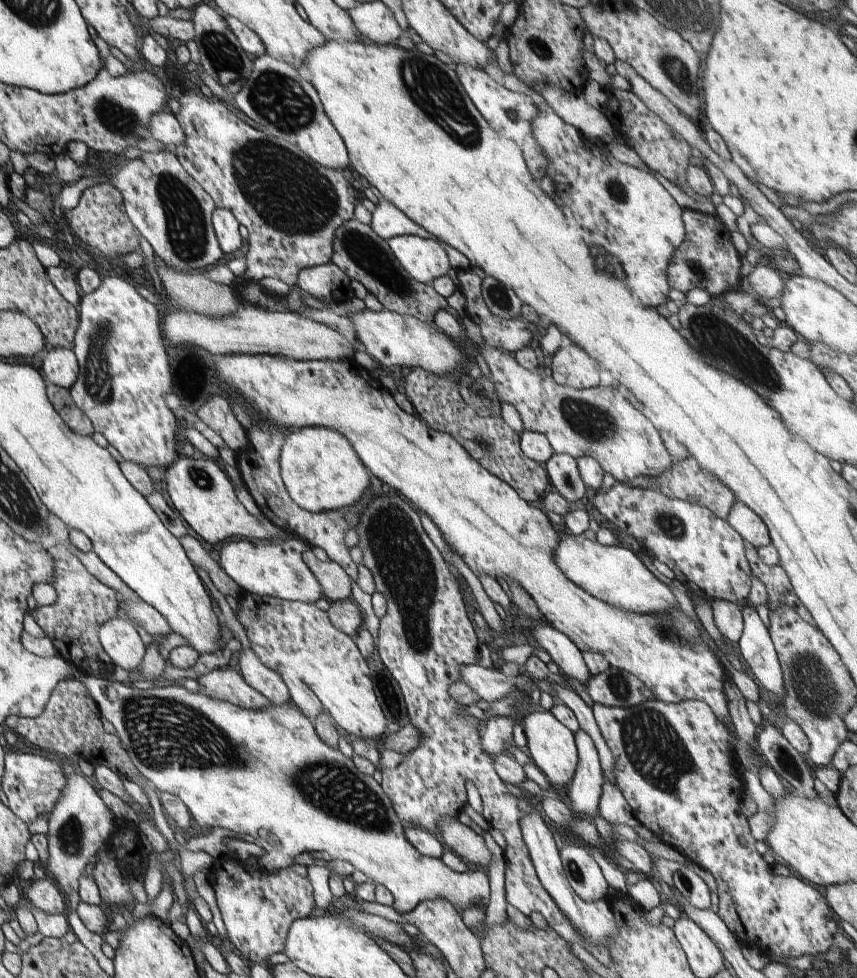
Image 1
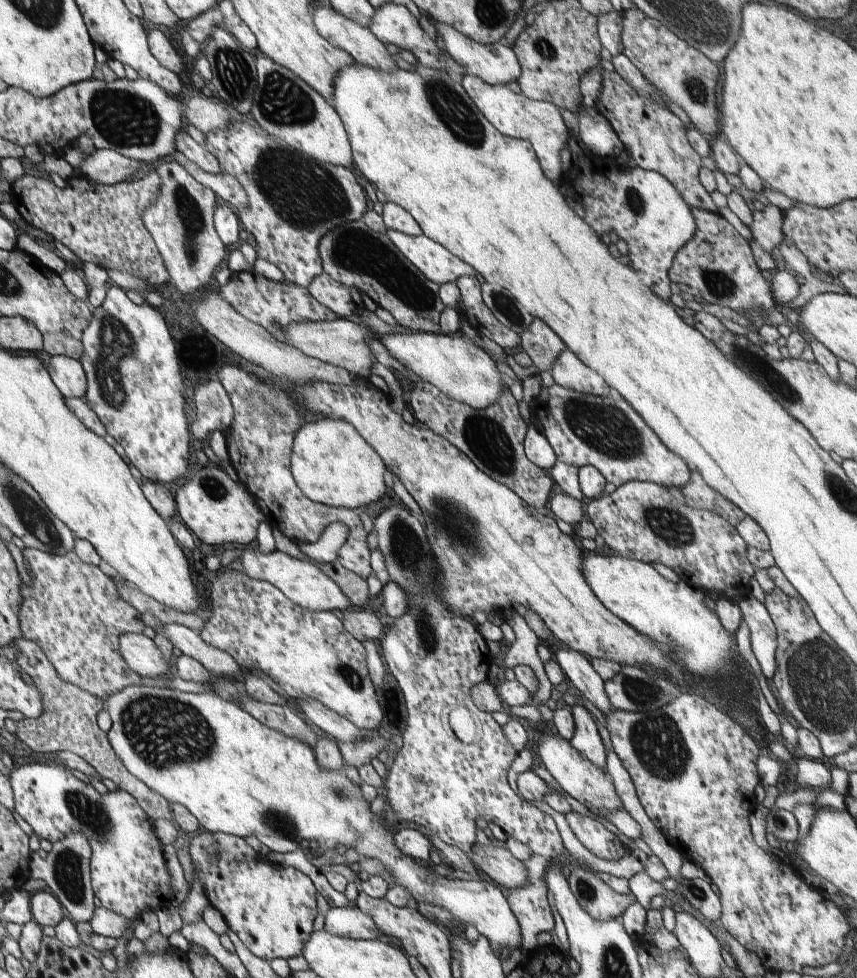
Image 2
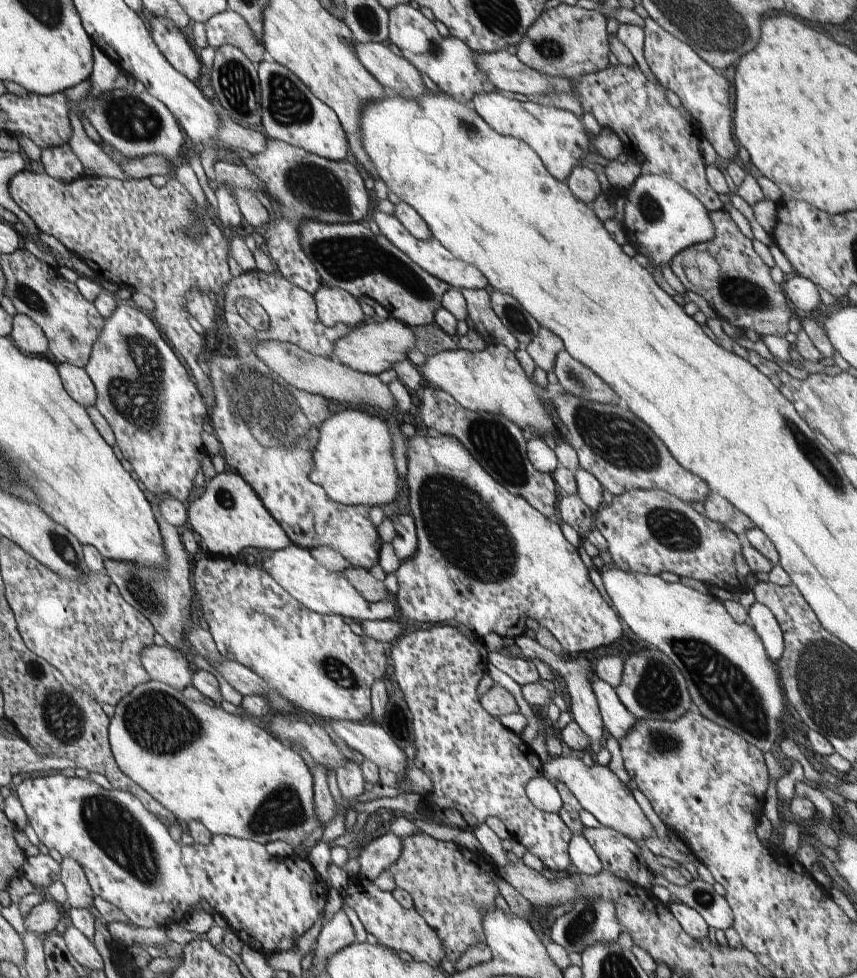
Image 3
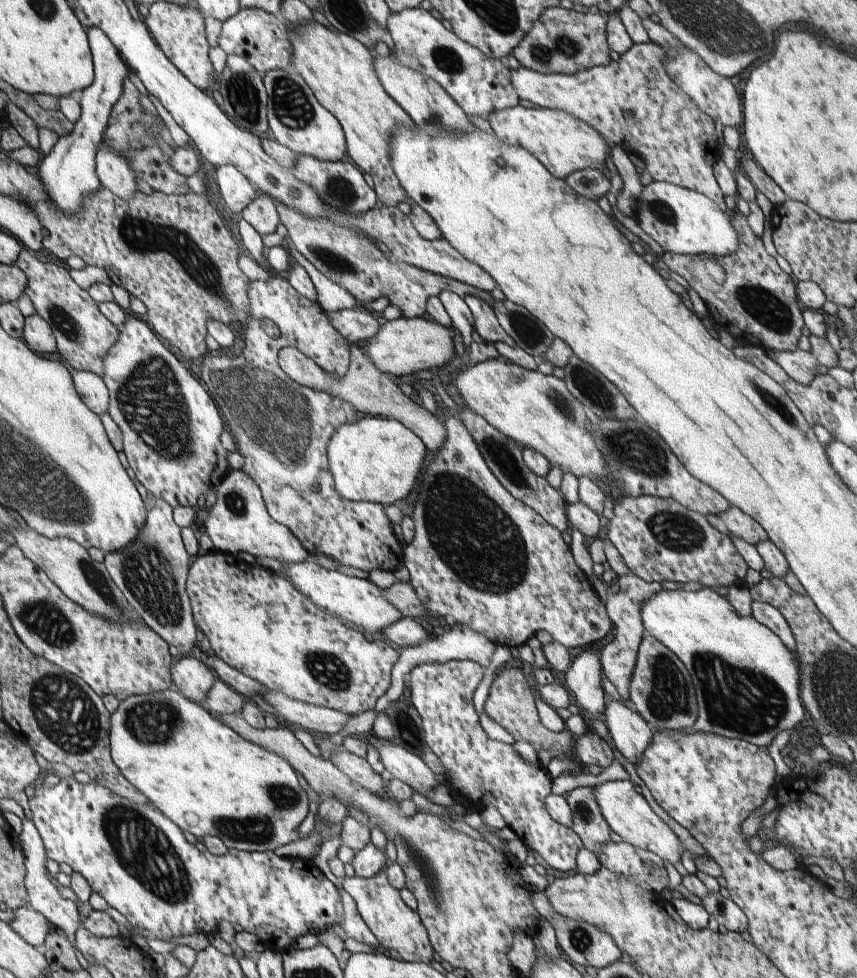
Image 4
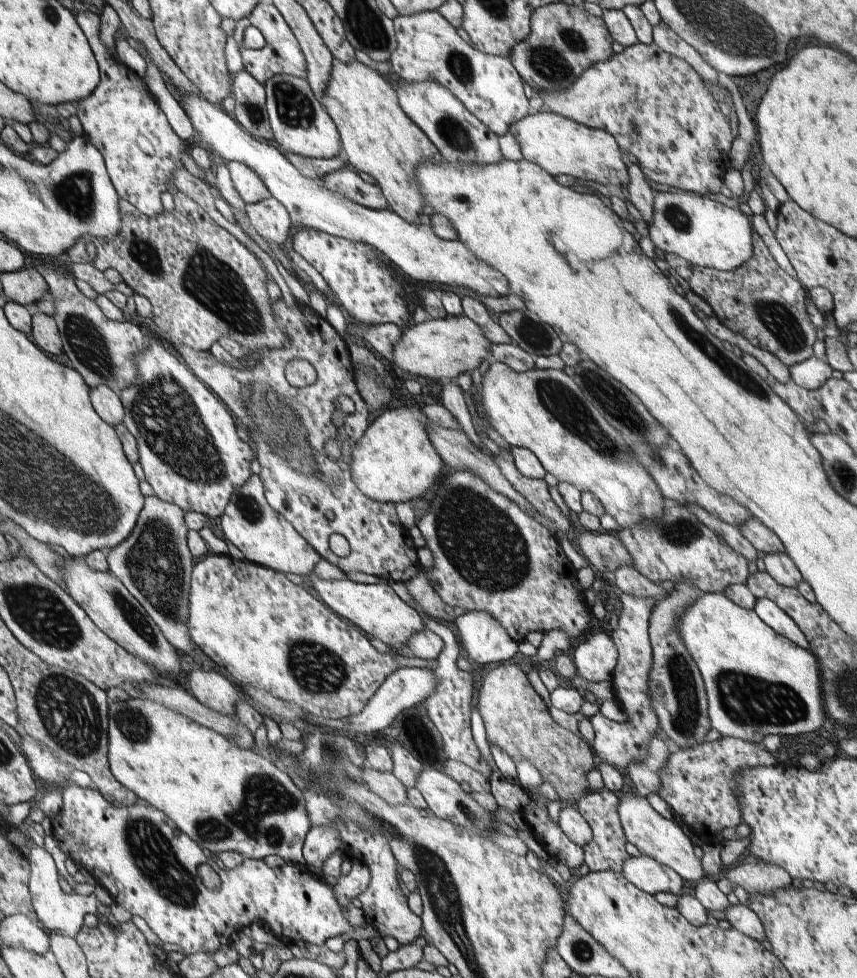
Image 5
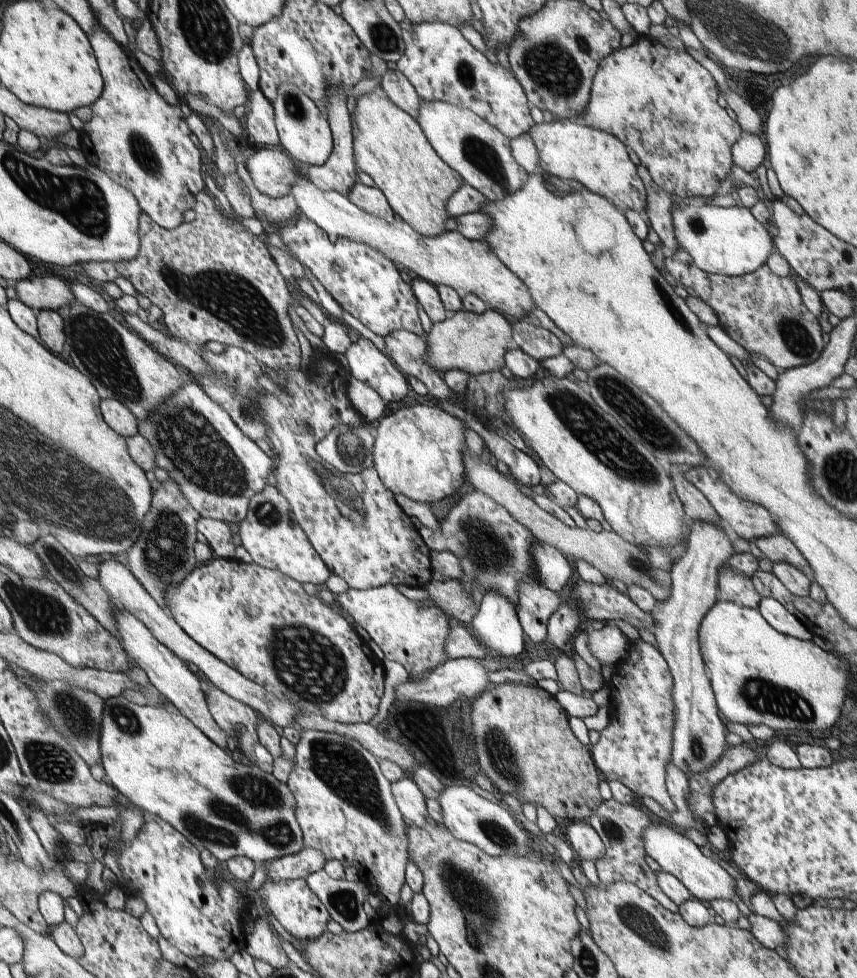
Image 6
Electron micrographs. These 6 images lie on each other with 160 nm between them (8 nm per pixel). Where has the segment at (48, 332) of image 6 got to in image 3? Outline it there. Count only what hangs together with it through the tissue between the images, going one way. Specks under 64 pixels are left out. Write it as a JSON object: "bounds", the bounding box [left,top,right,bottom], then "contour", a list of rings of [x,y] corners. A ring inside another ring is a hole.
{"bounds":[9,314,49,356],"contour":[[[17,314],[12,318],[12,332],[9,335],[14,346],[24,354],[42,356],[49,351],[48,336],[33,319],[24,314]]]}

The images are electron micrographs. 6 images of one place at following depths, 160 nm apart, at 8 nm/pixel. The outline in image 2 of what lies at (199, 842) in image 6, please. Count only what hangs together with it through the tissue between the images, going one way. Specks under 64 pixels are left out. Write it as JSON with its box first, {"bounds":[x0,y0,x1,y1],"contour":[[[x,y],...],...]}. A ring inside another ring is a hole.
{"bounds":[106,685,522,958],"contour":[[[131,685],[117,694],[110,694],[106,698],[106,709],[112,720],[112,728],[107,734],[130,774],[146,782],[169,804],[186,806],[205,831],[242,839],[252,835],[270,851],[279,853],[293,852],[296,846],[305,846],[311,841],[317,843],[315,853],[309,853],[311,856],[320,856],[339,845],[347,850],[353,848],[361,859],[374,858],[382,862],[394,876],[394,884],[402,886],[413,903],[428,902],[440,906],[462,924],[476,927],[482,936],[490,940],[492,949],[500,958],[509,957],[510,952],[520,946],[522,934],[518,920],[510,910],[508,900],[494,884],[479,877],[446,877],[430,865],[422,866],[418,860],[404,854],[396,846],[394,833],[386,826],[384,816],[372,812],[370,802],[364,798],[360,786],[348,778],[345,768],[322,770],[314,748],[306,742],[264,726],[243,708],[222,699],[214,691],[190,693]]]}

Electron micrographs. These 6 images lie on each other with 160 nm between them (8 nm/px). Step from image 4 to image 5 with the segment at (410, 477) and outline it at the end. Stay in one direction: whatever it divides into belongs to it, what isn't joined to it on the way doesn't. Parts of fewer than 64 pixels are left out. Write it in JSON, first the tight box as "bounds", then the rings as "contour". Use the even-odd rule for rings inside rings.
{"bounds":[350,406,447,503],"contour":[[[402,406],[386,410],[380,414],[356,443],[351,453],[350,474],[354,486],[368,498],[384,503],[408,503],[414,498],[429,496],[436,487],[437,480],[447,472],[447,467],[434,450],[428,438],[428,418],[422,414],[419,406]]]}

